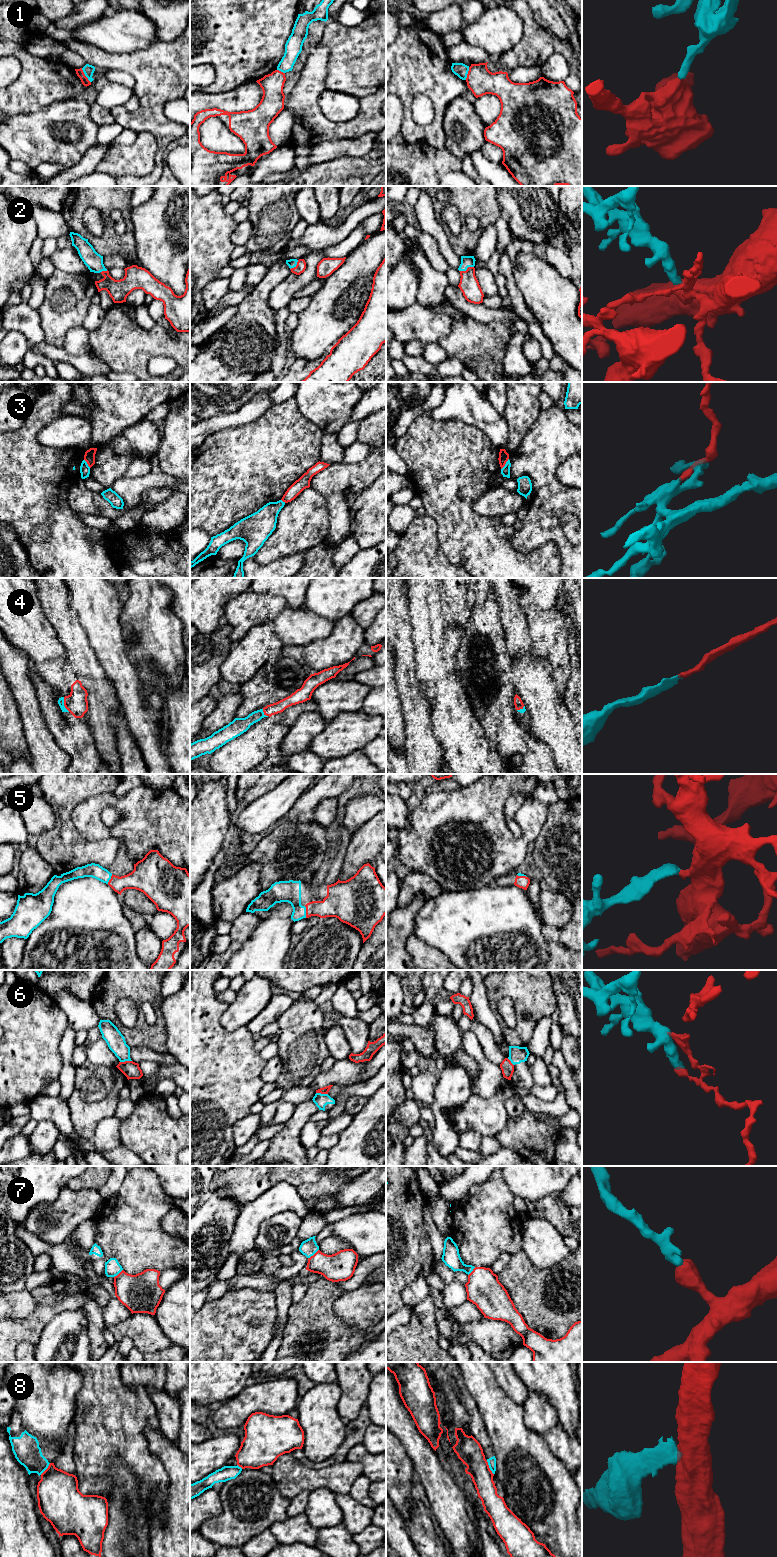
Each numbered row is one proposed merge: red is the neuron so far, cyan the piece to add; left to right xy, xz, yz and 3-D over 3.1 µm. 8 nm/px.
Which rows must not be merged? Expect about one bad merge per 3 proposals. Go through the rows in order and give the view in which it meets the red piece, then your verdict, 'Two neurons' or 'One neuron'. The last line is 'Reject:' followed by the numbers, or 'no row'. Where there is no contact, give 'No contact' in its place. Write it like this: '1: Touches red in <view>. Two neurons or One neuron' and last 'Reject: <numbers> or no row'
1: Touches red in xy. Two neurons
2: Touches red in yz. One neuron
3: Touches red in yz. Two neurons
4: Touches red in xy. One neuron
5: Touches red in xz. One neuron
6: Touches red in xy. Two neurons
7: Touches red in xz. One neuron
8: Touches red in yz. Two neurons
Reject: 1, 3, 6, 8

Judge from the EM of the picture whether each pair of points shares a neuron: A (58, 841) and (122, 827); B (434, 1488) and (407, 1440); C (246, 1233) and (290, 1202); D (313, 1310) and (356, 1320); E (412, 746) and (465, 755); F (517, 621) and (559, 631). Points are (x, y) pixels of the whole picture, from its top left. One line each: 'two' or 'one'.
A: two
B: one
C: one
D: two
E: two
F: two

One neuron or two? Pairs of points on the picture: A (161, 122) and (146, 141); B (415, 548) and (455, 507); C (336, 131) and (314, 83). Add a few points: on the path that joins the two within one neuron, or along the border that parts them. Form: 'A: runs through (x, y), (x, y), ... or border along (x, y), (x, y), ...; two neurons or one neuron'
A: border along (138, 132), (149, 132), (155, 139), (154, 157); two neurons
B: border along (426, 512), (436, 523), (437, 541), (441, 548); two neurons
C: runs through (323, 124), (312, 113), (312, 96); one neuron

